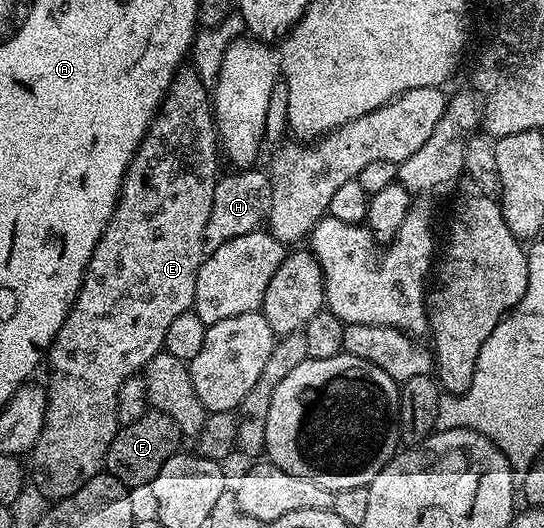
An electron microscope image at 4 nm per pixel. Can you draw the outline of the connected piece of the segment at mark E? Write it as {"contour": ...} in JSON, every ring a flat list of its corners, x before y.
{"contour":[[194,67,180,68,175,74,171,85,163,96,163,103,159,106,159,111,155,118,151,120,151,125,147,128,147,134,143,136,143,141,137,147,133,159,123,176,119,201,115,205,113,215,93,251,93,255,87,264,87,270,83,276,83,282,79,288,77,299,65,319,61,323,61,331,53,339,49,350,49,361,51,357,51,378,45,381,47,390,47,410,45,411,45,423,41,427,41,435,37,435,37,443,32,447,29,460,29,477,39,488,39,493,43,497,48,497,48,502,64,501,69,495,73,495,89,479,93,479,104,468,107,452,113,443,113,439,119,434,120,424,117,419,117,395,121,391,121,383,125,379,136,376,153,359,153,355,164,352,163,344,165,335,169,332,169,327,177,315,188,312,194,306,195,292,197,291,197,271,205,256,205,238,207,235,207,220,209,211,213,211,213,191,215,183,221,176,219,170,219,157,221,146,219,144,219,131,215,127,215,115,213,112,213,93,207,84,199,78,199,73]]}

